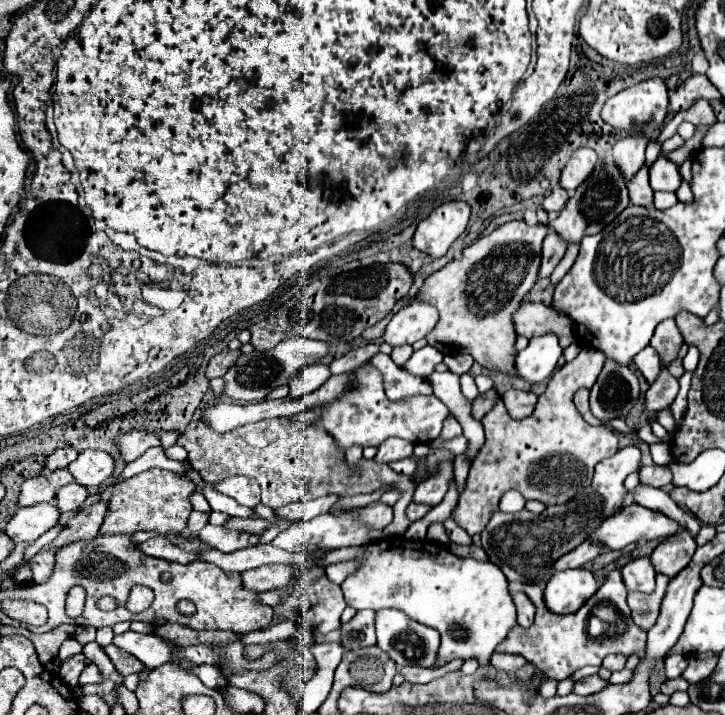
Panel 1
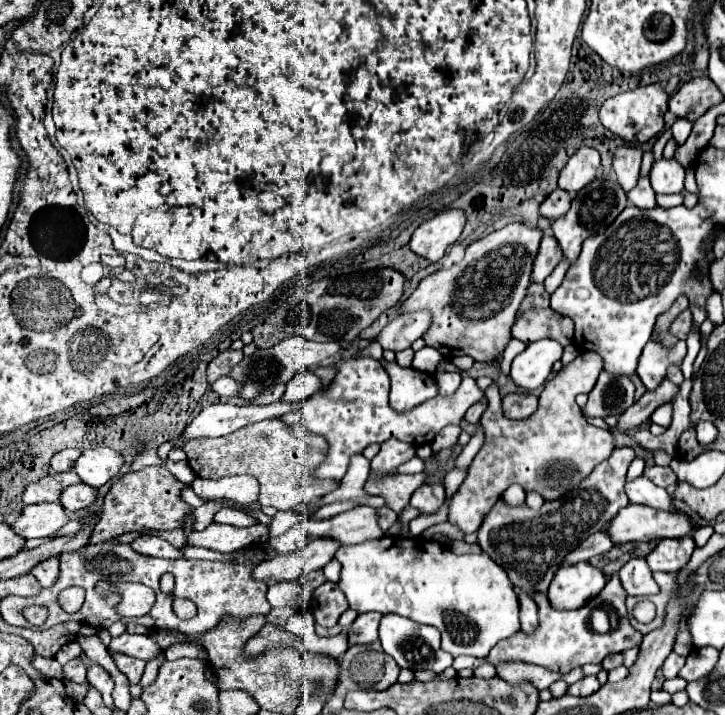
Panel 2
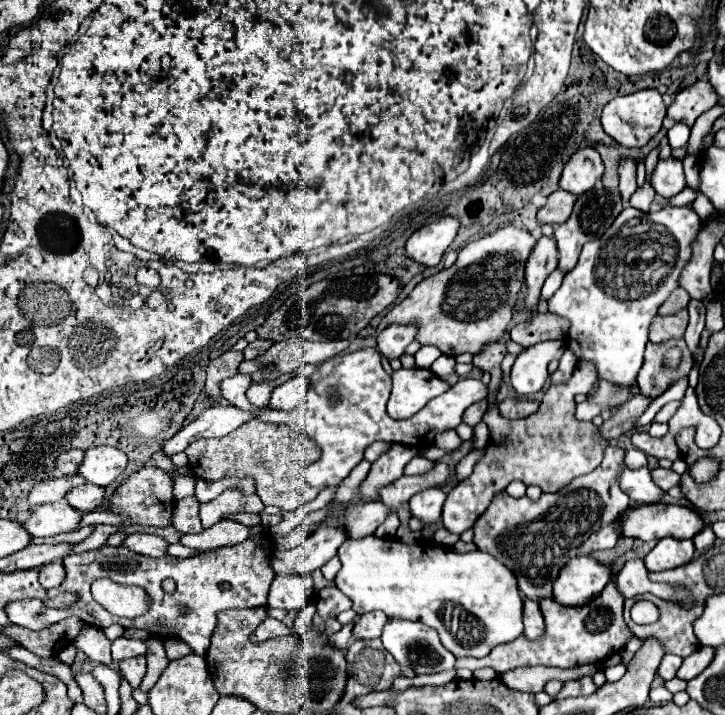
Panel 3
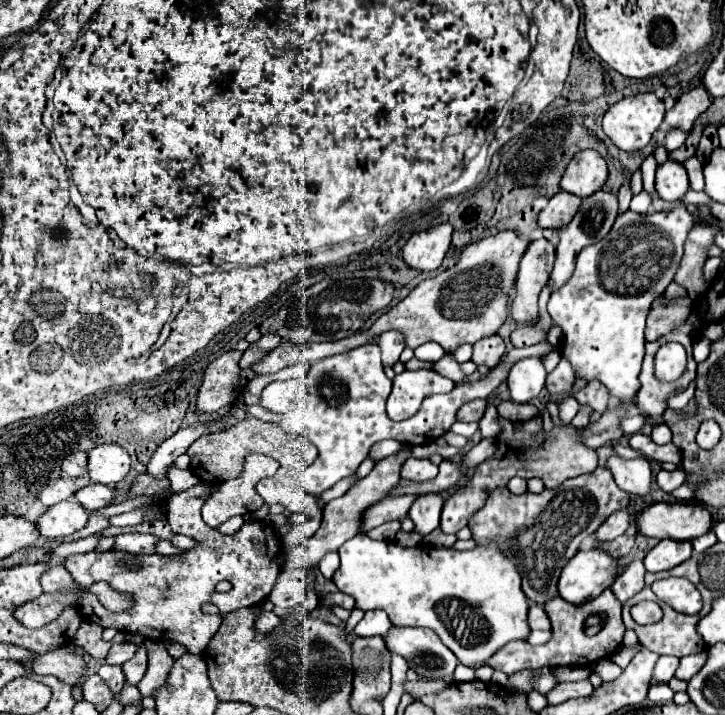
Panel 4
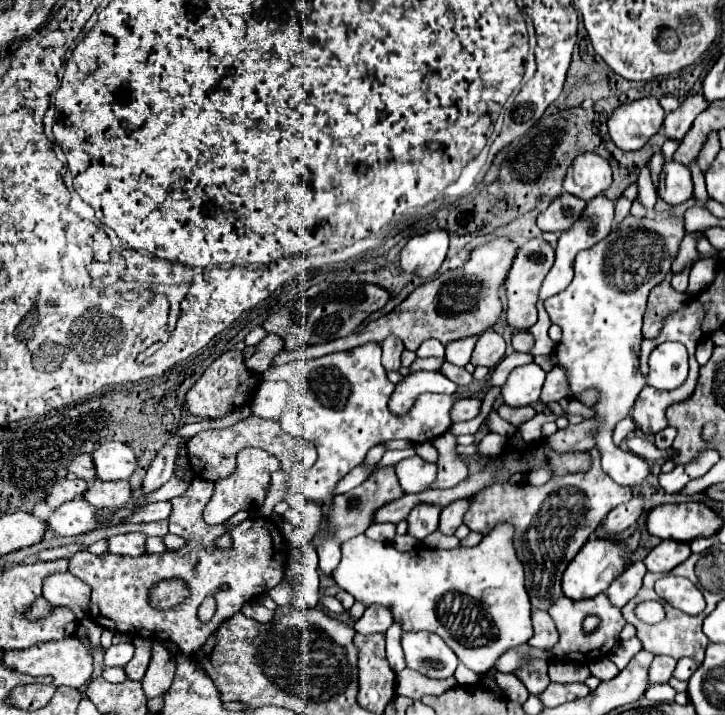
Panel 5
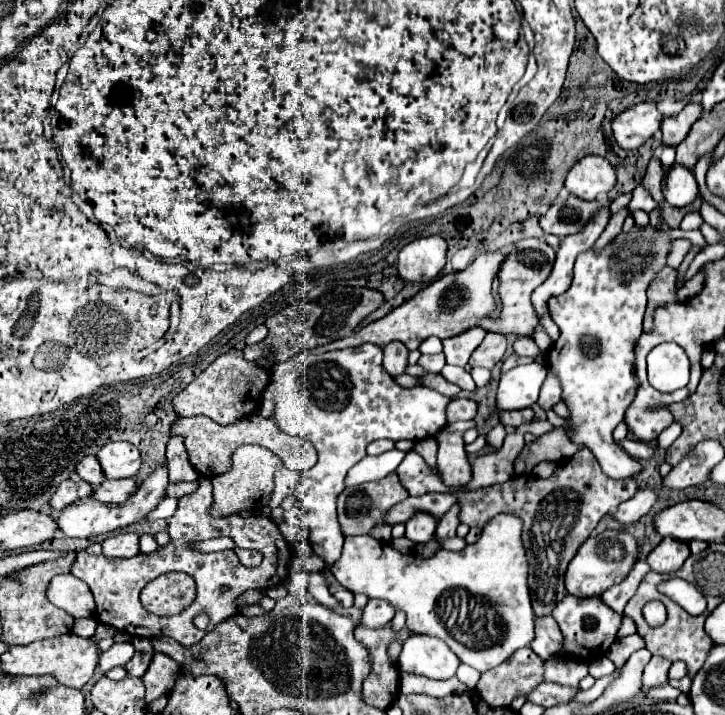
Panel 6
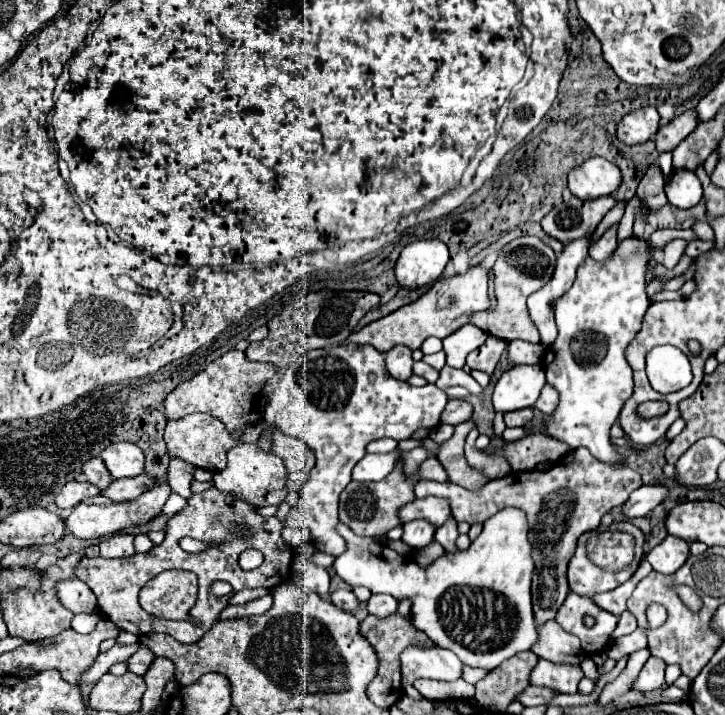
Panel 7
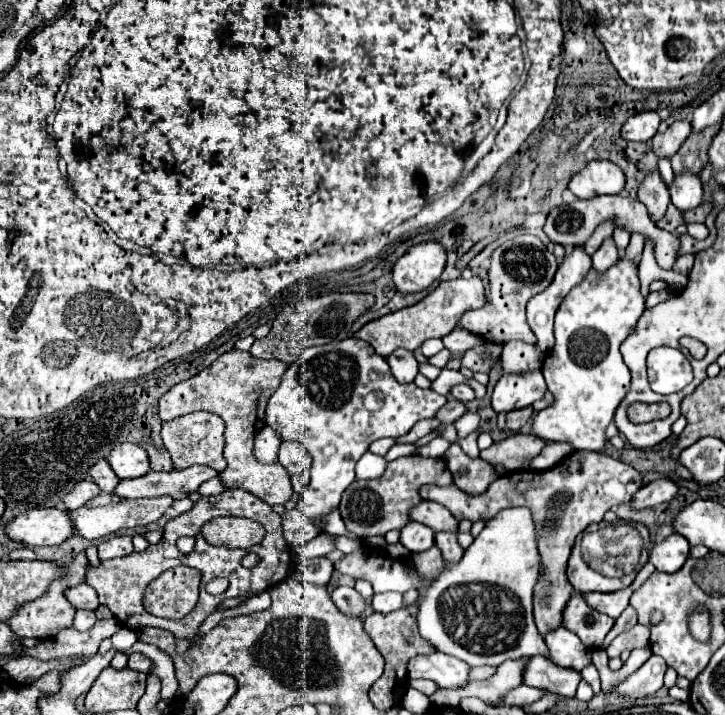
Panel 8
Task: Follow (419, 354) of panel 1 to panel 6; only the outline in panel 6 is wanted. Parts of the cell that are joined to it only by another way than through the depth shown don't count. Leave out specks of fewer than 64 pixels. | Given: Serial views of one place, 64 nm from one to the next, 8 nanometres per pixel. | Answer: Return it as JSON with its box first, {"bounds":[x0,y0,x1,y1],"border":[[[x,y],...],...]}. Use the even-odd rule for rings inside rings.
{"bounds":[418,338,442,354],"border":[[[426,338],[420,348],[418,348],[422,354],[440,354],[442,352],[442,342],[438,338]]]}

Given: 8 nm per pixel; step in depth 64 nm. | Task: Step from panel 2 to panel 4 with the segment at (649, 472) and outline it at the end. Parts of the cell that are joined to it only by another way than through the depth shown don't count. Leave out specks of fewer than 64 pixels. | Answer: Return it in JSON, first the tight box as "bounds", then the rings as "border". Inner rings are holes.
{"bounds":[656,468,686,492],"border":[[[680,468],[678,470],[672,470],[672,472],[660,470],[658,476],[656,476],[656,482],[658,482],[658,486],[664,492],[672,492],[674,488],[678,488],[678,486],[682,486],[686,482],[686,472],[680,470]]]}

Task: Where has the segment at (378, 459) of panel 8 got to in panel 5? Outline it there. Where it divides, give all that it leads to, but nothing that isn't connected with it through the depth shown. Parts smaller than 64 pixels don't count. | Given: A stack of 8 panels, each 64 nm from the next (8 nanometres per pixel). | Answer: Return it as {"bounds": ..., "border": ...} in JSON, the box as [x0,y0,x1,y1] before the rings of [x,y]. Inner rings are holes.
{"bounds":[334,446,417,496],"border":[[[414,446],[405,450],[392,450],[392,452],[386,452],[386,454],[382,456],[382,460],[378,462],[378,466],[376,466],[376,468],[380,468],[380,466],[394,466],[394,464],[398,464],[400,460],[412,457],[416,454],[417,453]],[[362,464],[358,468],[354,468],[352,472],[348,472],[338,484],[336,484],[336,490],[334,490],[334,496],[342,494],[342,492],[348,492],[352,488],[356,488],[358,484],[362,484],[362,480],[366,480],[376,468],[364,468]]]}

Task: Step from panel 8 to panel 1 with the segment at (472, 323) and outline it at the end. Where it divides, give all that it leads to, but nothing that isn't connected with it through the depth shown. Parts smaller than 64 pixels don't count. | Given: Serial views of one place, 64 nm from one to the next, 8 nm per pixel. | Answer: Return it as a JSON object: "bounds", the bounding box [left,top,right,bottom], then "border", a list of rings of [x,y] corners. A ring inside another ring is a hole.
{"bounds":[540,228,566,278],"border":[[[550,228],[548,236],[544,238],[544,248],[542,248],[542,266],[540,266],[540,278],[548,278],[554,268],[558,266],[558,262],[564,258],[566,252],[566,242],[556,236],[556,232]]]}

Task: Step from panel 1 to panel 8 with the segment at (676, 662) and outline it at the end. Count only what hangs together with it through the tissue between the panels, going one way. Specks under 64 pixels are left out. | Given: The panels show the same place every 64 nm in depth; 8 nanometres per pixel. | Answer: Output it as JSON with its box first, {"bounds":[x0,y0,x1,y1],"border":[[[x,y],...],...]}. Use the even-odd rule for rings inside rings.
{"bounds":[616,656,668,698],"border":[[[652,656],[644,662],[644,666],[638,672],[634,672],[620,688],[616,688],[616,692],[632,696],[632,698],[652,696],[662,688],[666,668],[668,666],[660,656]]]}

